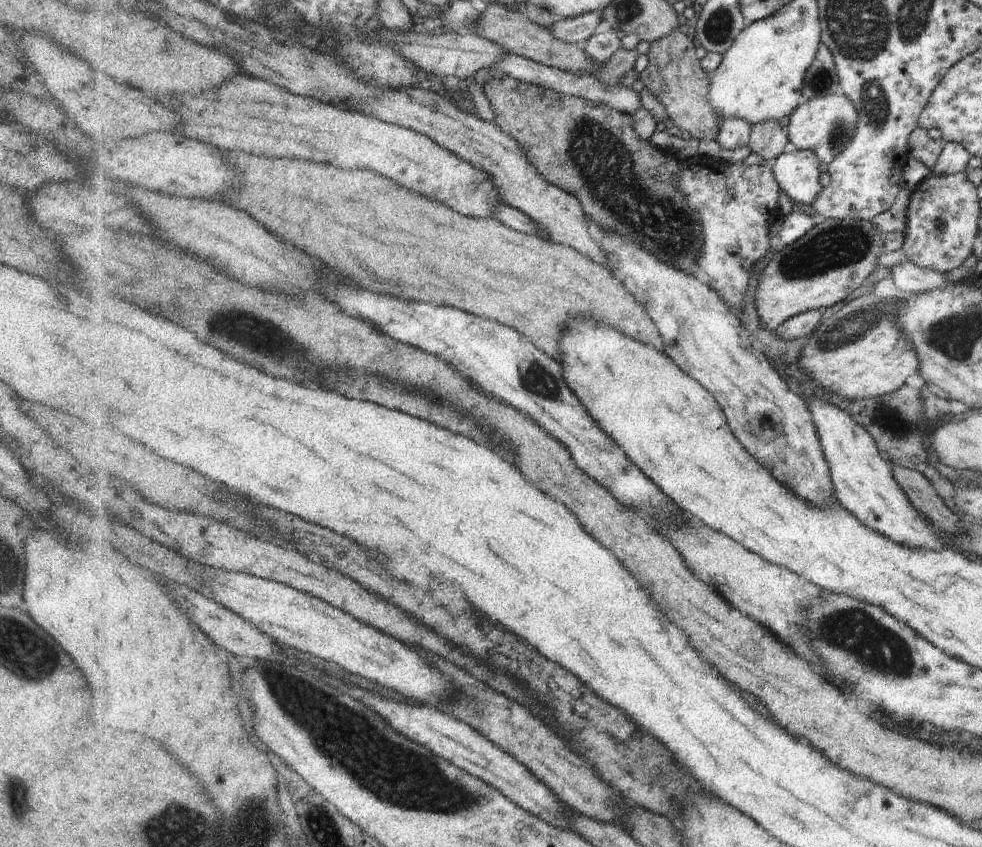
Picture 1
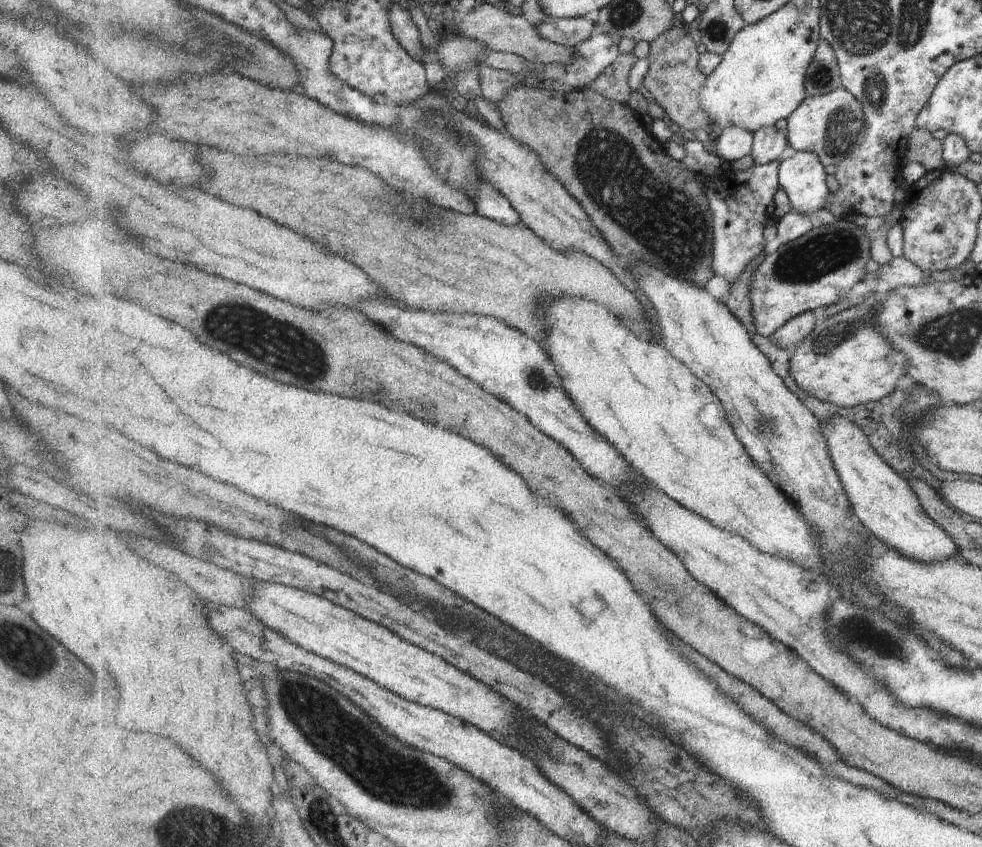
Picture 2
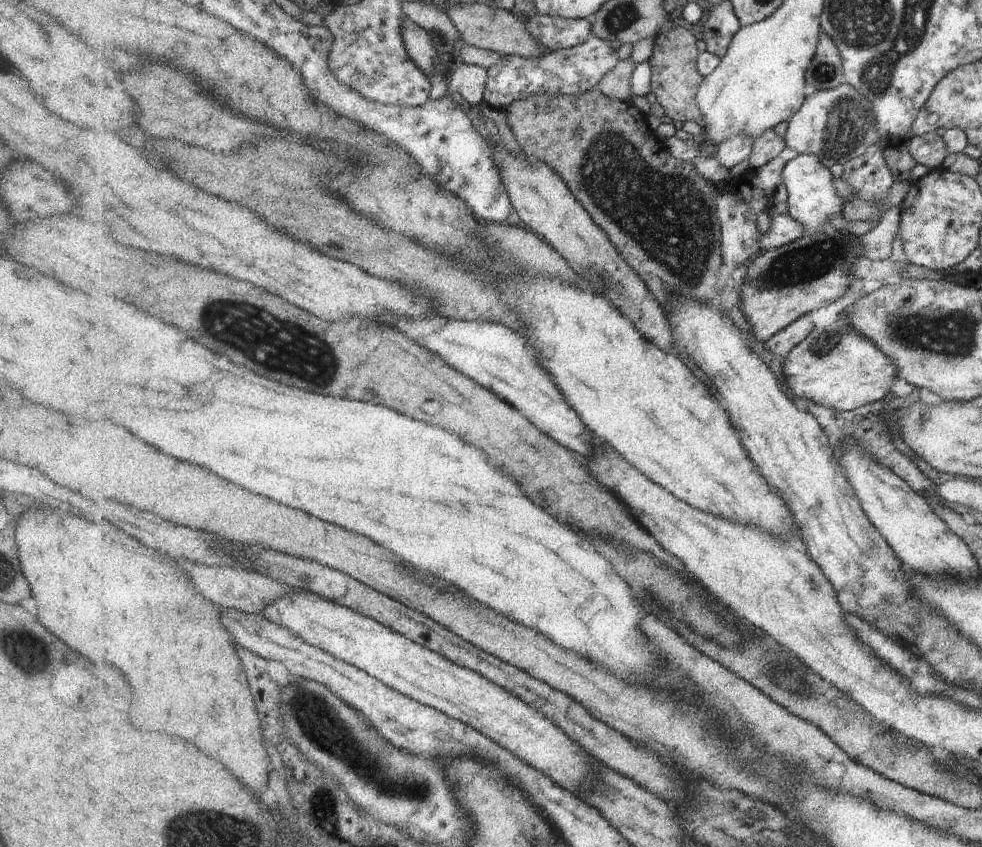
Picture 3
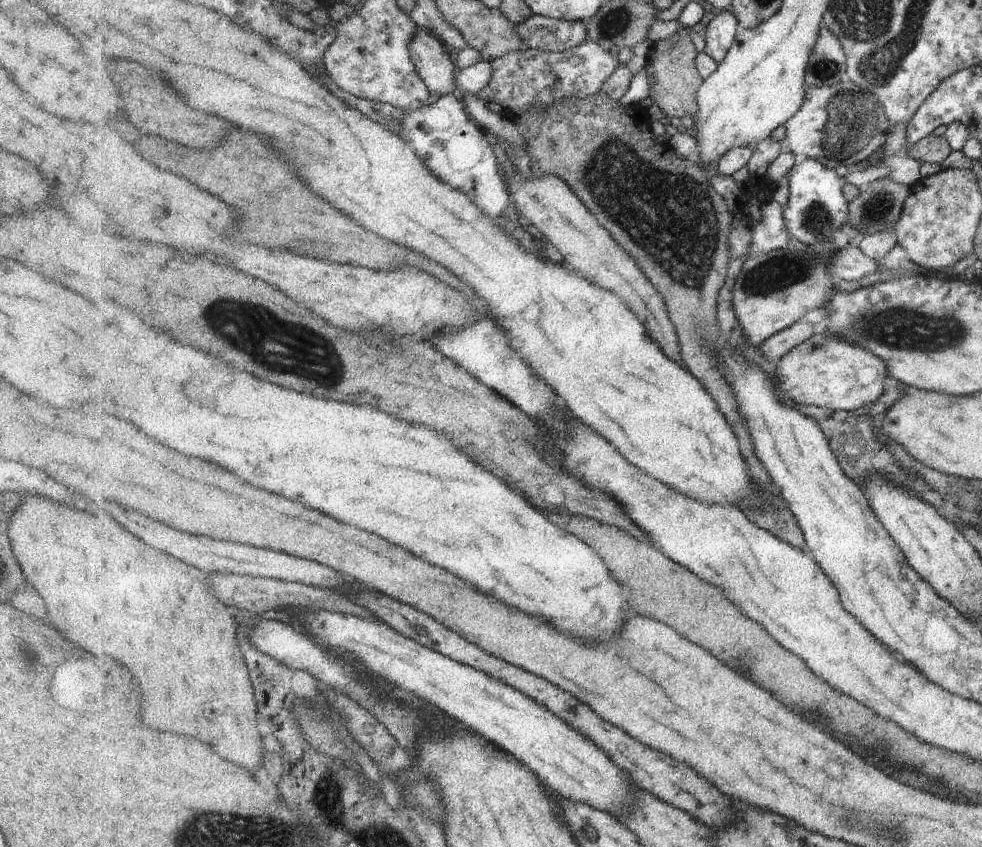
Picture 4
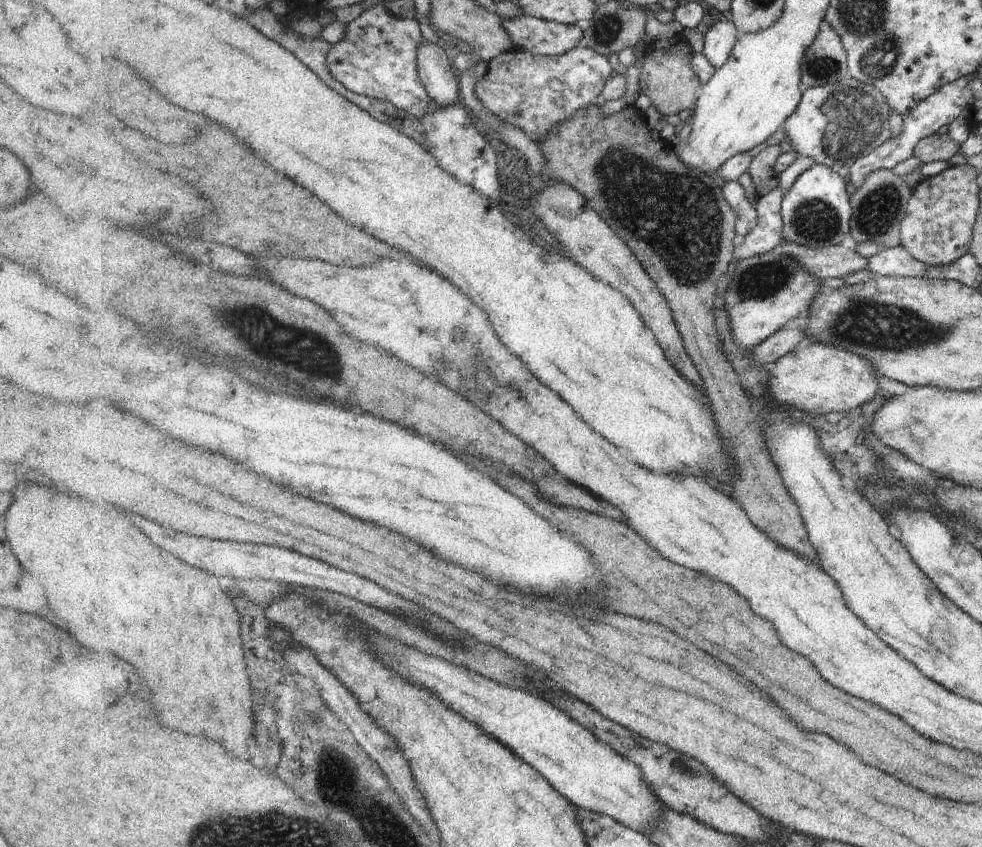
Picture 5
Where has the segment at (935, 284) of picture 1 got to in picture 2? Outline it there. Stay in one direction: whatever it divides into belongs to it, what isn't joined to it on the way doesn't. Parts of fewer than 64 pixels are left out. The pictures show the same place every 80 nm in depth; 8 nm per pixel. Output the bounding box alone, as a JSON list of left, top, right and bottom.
[868,257,930,287]

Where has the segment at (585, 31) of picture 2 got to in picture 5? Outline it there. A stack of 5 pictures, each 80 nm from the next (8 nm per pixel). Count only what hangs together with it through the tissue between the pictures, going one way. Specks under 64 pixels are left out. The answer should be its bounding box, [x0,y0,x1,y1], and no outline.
[503,16,584,56]

